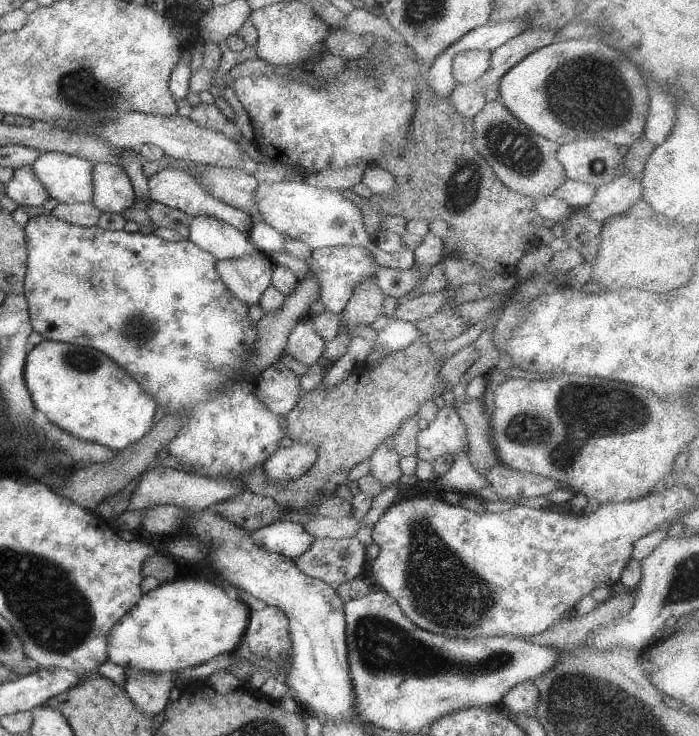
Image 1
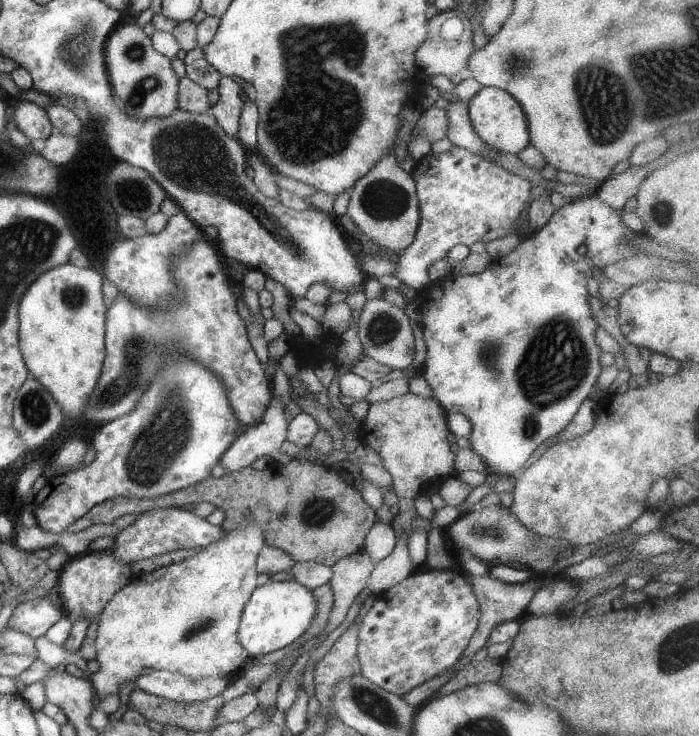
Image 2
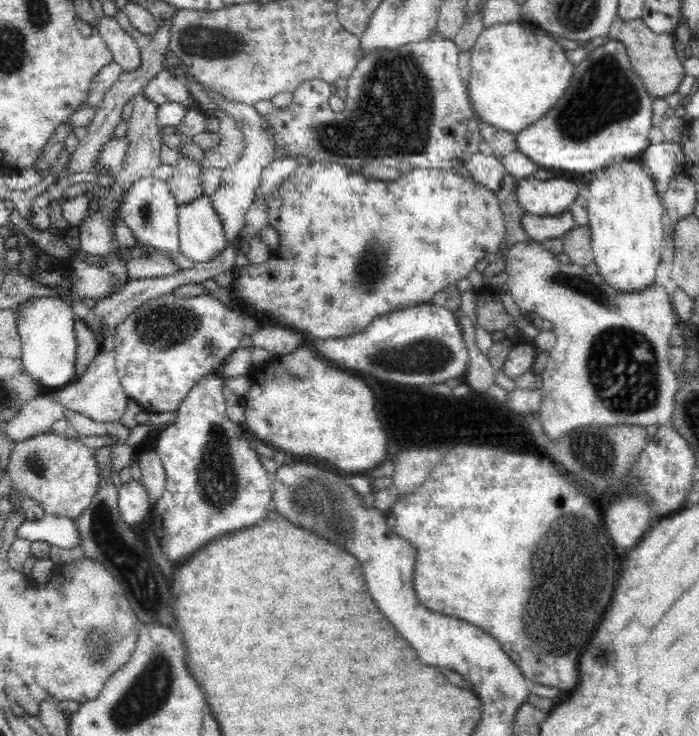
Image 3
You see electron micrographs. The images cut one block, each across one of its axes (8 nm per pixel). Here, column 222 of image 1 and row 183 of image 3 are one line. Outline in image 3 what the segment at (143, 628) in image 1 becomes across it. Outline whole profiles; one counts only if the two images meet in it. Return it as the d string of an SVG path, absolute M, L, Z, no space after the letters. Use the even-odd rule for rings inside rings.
M616 159L600 172L595 172L592 180L590 177L588 189L590 194L586 204L589 214L587 223L591 230L591 251L598 267L597 274L620 293L638 293L652 287L655 284L656 270L662 261L666 233L662 229L662 197L656 192L652 177L644 170L640 160Z

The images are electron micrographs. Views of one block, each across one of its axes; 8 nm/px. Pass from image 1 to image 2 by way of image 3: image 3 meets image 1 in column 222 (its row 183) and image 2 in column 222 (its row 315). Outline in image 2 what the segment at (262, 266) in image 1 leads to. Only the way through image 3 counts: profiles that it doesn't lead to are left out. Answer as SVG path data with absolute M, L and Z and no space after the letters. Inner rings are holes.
M222 75L217 87L218 101L211 107L210 114L230 137L237 137L244 93L232 77Z

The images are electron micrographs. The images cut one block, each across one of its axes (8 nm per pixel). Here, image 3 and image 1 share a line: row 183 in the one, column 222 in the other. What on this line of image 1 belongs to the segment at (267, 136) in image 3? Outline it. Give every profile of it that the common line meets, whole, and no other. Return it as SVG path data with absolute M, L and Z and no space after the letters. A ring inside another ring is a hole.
M212 216L193 217L189 224L188 240L197 244L198 248L213 254L218 261L246 258L259 252L250 243L249 232L242 232L228 222Z

